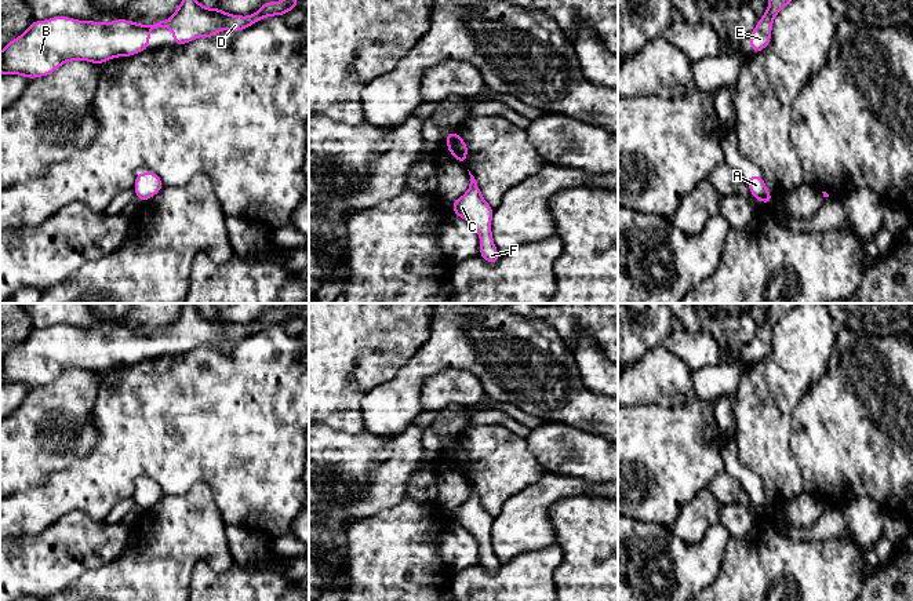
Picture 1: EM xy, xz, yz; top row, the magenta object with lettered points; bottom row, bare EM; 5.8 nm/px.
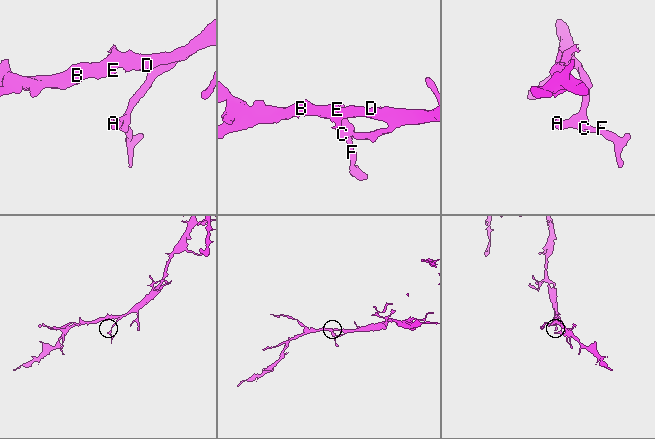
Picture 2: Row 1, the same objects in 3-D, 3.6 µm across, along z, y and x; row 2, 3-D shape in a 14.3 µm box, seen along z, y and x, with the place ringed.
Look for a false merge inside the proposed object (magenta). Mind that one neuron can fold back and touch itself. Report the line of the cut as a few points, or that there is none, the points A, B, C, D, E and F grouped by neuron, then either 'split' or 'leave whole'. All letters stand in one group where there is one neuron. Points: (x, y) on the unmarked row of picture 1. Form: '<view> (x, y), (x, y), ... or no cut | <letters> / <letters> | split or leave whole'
no cut | A B C D E F | leave whole

